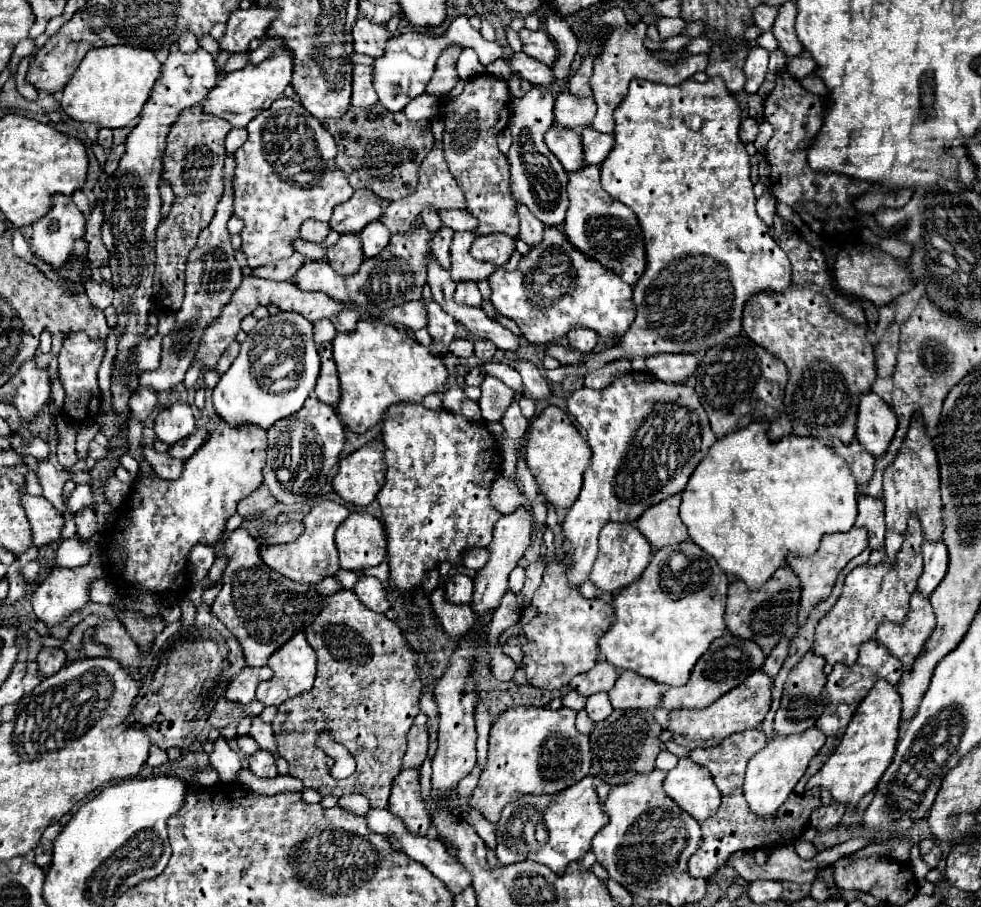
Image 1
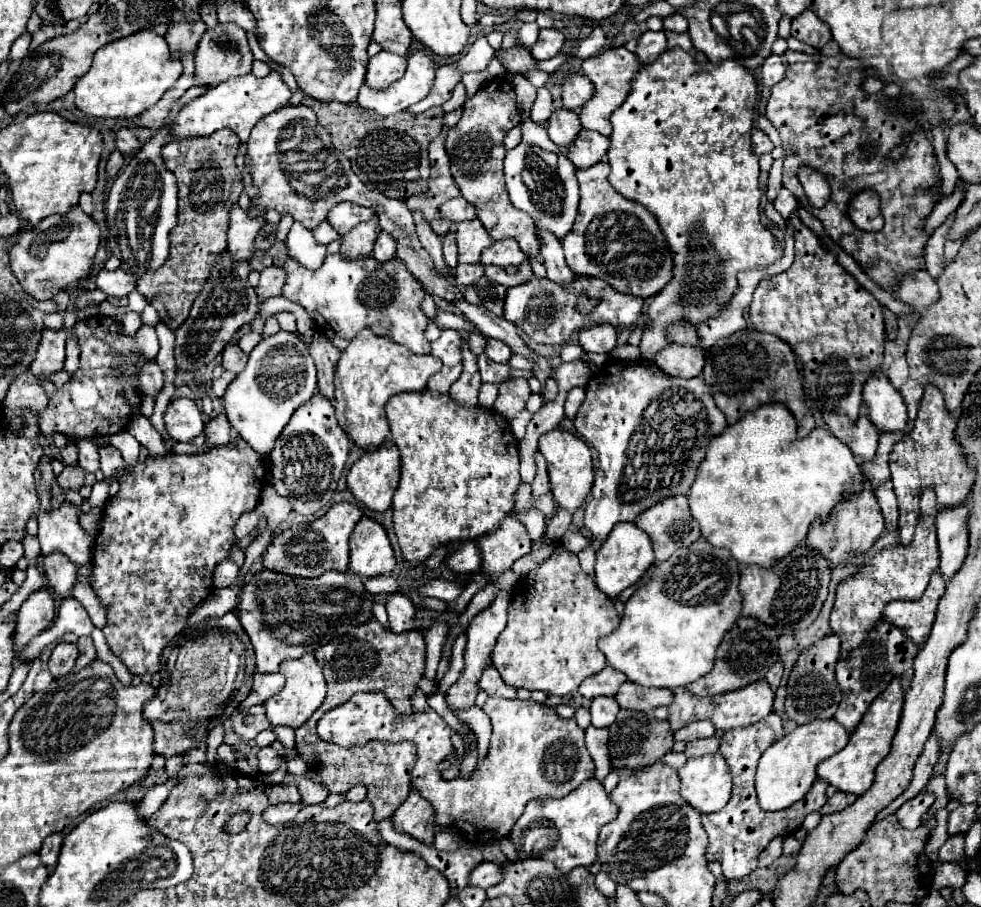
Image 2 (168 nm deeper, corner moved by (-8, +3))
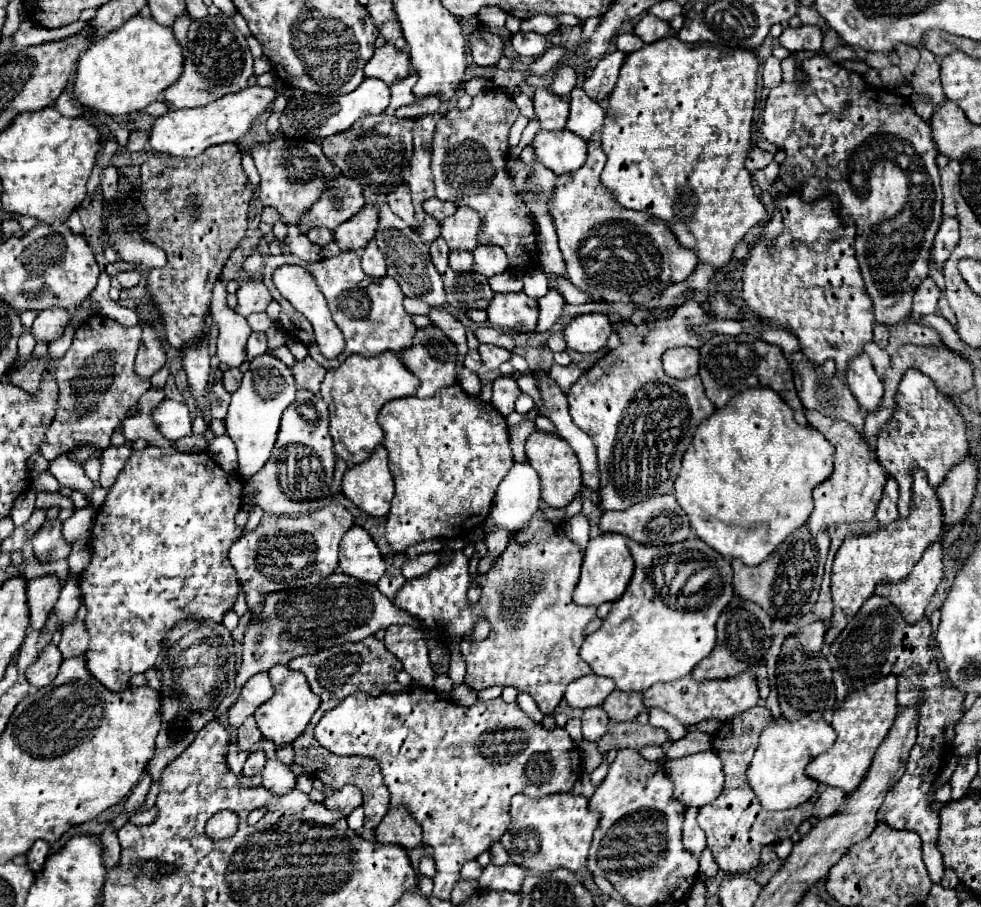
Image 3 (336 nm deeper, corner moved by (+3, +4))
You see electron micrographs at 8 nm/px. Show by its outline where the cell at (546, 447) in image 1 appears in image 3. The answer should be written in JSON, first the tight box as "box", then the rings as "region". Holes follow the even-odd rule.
{"box":[526,430,582,508],"region":[[[536,430],[526,442],[526,456],[528,456],[528,462],[532,464],[532,468],[540,476],[542,500],[552,508],[566,508],[582,488],[578,458],[576,458],[576,452],[570,448],[570,444],[556,434]]]}

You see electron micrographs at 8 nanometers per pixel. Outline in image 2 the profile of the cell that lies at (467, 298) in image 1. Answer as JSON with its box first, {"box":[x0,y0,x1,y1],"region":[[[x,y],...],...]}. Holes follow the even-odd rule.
{"box":[455,265,483,287],"region":[[[459,265],[455,269],[455,279],[461,287],[467,287],[467,285],[473,285],[479,277],[483,277],[483,265]]]}

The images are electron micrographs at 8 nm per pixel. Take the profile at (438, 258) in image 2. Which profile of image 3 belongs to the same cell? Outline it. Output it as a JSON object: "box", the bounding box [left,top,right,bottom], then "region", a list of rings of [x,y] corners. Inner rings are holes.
{"box":[386,184,414,226],"region":[[[398,184],[396,190],[386,196],[386,202],[388,202],[388,206],[392,208],[392,212],[396,216],[404,218],[410,226],[414,224],[414,206],[412,206],[410,192],[408,192],[408,186],[406,184]]]}

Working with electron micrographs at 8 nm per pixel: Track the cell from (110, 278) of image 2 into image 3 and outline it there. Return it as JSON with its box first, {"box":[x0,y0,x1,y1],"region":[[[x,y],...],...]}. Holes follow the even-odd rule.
{"box":[116,270,142,288],"region":[[[128,270],[128,272],[120,272],[116,276],[116,280],[122,284],[122,288],[132,288],[132,286],[138,286],[142,274],[138,270]]]}

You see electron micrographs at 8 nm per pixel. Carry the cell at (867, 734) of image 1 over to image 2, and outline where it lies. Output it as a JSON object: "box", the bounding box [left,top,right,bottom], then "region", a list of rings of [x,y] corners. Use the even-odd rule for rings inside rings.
{"box":[817,679,903,795],"region":[[[899,679],[891,681],[887,689],[871,703],[867,713],[863,715],[861,723],[855,727],[855,731],[849,737],[849,743],[843,747],[843,751],[835,753],[831,759],[825,759],[817,767],[817,777],[833,787],[837,787],[843,793],[863,795],[871,785],[875,777],[875,767],[889,755],[891,741],[895,737],[897,725],[899,725],[899,713],[903,709],[903,695]]]}

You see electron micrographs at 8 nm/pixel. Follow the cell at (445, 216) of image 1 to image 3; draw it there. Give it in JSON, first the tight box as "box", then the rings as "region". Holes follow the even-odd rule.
{"box":[424,198,456,220],"region":[[[428,198],[428,200],[424,202],[424,212],[430,214],[430,216],[434,216],[436,220],[444,220],[444,218],[452,216],[452,212],[456,212],[456,204],[452,204],[452,202],[442,202],[442,200],[438,200],[438,198]]]}

